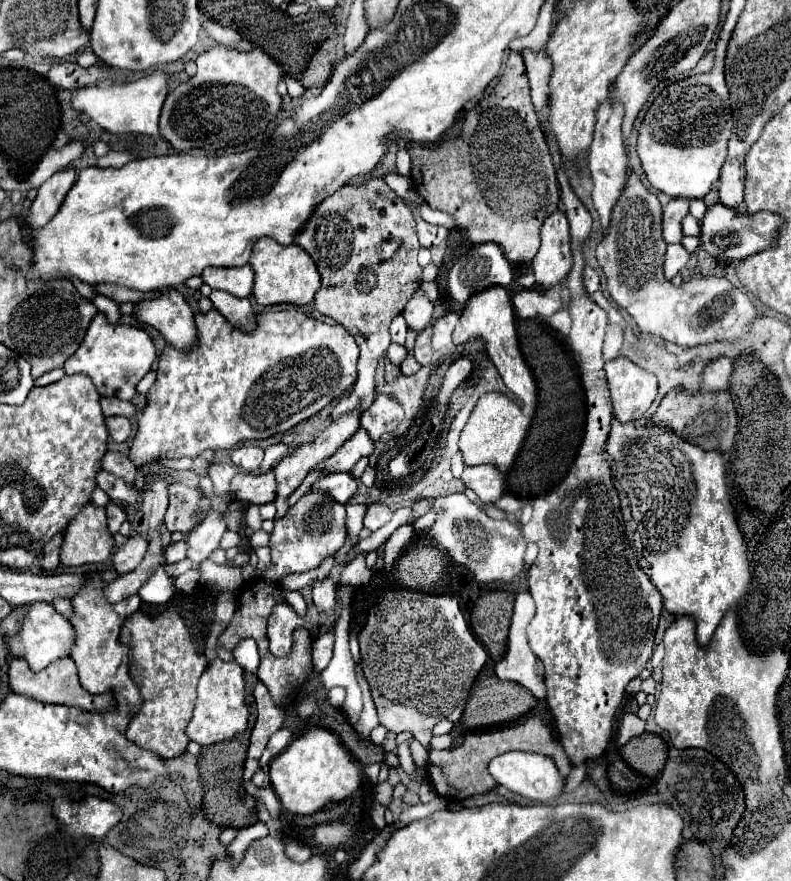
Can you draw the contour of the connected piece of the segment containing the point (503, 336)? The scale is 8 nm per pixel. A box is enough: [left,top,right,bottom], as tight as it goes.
[453,287,537,405]

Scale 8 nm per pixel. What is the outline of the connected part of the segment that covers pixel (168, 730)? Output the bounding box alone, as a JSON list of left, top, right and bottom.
[121,601,207,759]

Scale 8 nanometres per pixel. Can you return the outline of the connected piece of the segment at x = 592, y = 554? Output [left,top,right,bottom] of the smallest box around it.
[523,143,663,767]

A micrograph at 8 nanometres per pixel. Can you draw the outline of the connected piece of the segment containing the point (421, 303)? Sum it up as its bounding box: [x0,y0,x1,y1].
[403,291,433,333]

